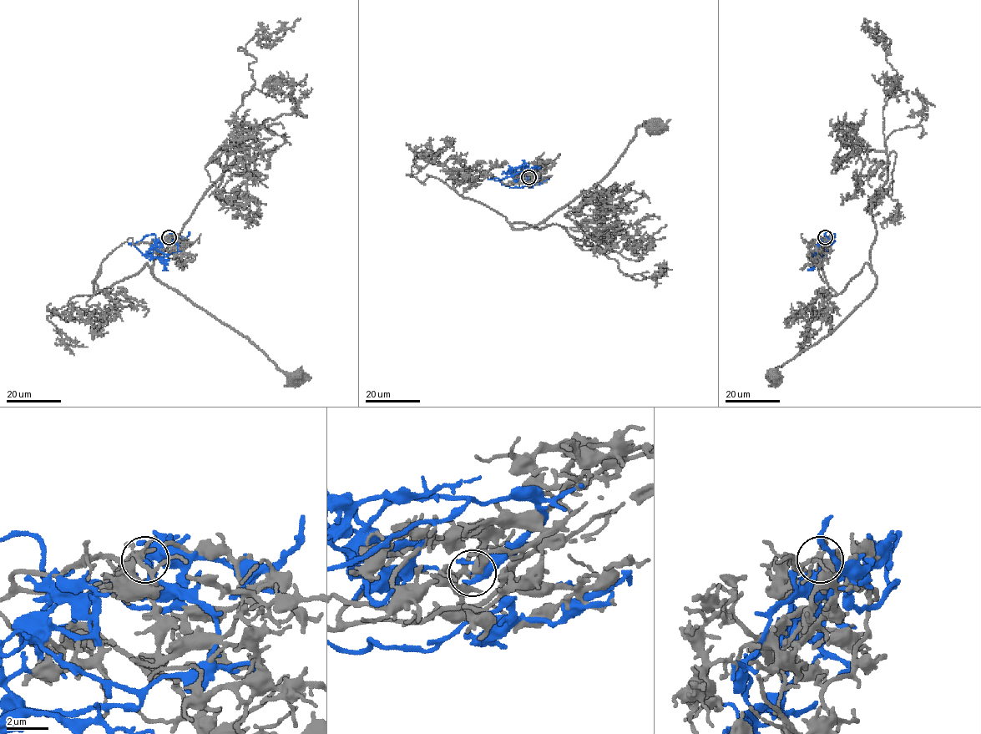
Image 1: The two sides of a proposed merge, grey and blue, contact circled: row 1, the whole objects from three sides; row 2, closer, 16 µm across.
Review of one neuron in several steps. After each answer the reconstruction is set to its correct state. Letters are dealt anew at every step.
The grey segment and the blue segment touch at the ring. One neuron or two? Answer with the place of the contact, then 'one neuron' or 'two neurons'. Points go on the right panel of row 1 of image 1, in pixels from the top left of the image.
(825, 237) | two neurons

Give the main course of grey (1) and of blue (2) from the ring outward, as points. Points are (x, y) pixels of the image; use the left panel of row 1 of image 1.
1: (169, 237), (138, 244), (129, 237), (101, 262), (93, 289), (110, 287), (146, 262), (155, 276), (295, 377)
2: (169, 237), (178, 249), (168, 256), (145, 255), (134, 245), (153, 235), (157, 240), (172, 243), (189, 231)

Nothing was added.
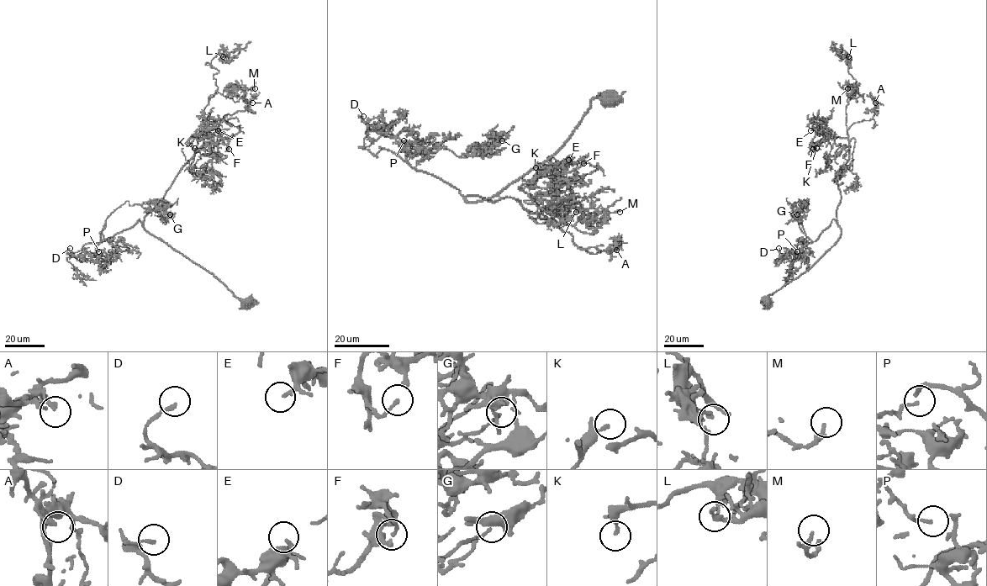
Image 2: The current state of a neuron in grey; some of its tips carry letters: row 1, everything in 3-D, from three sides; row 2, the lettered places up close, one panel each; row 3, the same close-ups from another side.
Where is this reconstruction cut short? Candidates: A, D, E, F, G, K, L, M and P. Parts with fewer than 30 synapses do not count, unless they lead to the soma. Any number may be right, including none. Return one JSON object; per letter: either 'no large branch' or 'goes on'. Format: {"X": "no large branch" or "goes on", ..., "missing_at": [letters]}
{"A": "no large branch", "D": "no large branch", "E": "no large branch", "F": "no large branch", "G": "no large branch", "K": "no large branch", "L": "no large branch", "M": "no large branch", "P": "no large branch", "missing_at": []}

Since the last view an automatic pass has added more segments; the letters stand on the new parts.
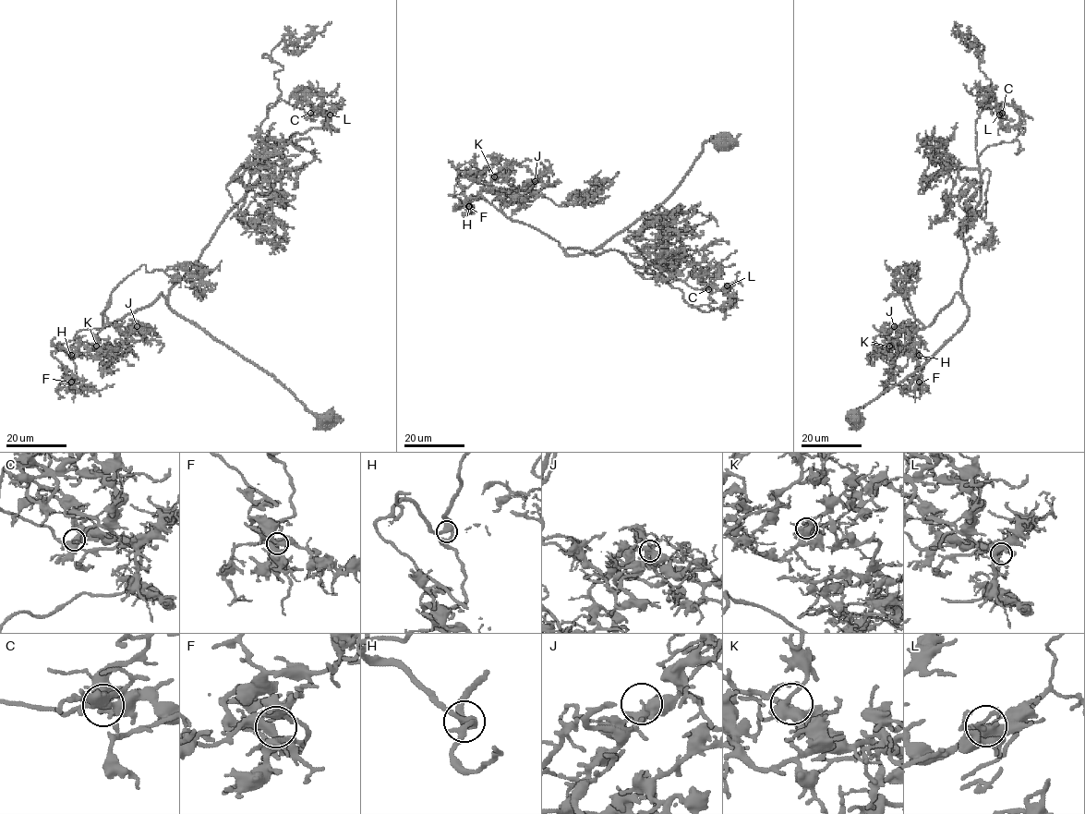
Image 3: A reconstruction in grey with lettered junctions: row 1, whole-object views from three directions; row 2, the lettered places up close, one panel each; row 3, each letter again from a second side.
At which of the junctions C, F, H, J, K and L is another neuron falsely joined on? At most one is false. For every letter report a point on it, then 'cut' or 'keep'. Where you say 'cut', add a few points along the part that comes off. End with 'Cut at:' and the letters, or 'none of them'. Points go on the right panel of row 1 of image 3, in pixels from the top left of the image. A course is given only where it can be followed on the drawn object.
C: (1002, 113) | keep
F: (919, 382) | keep
H: (919, 355) | keep
J: (894, 326) | keep
K: (889, 346) | keep
L: (999, 115) | keep
Cut at: none of them

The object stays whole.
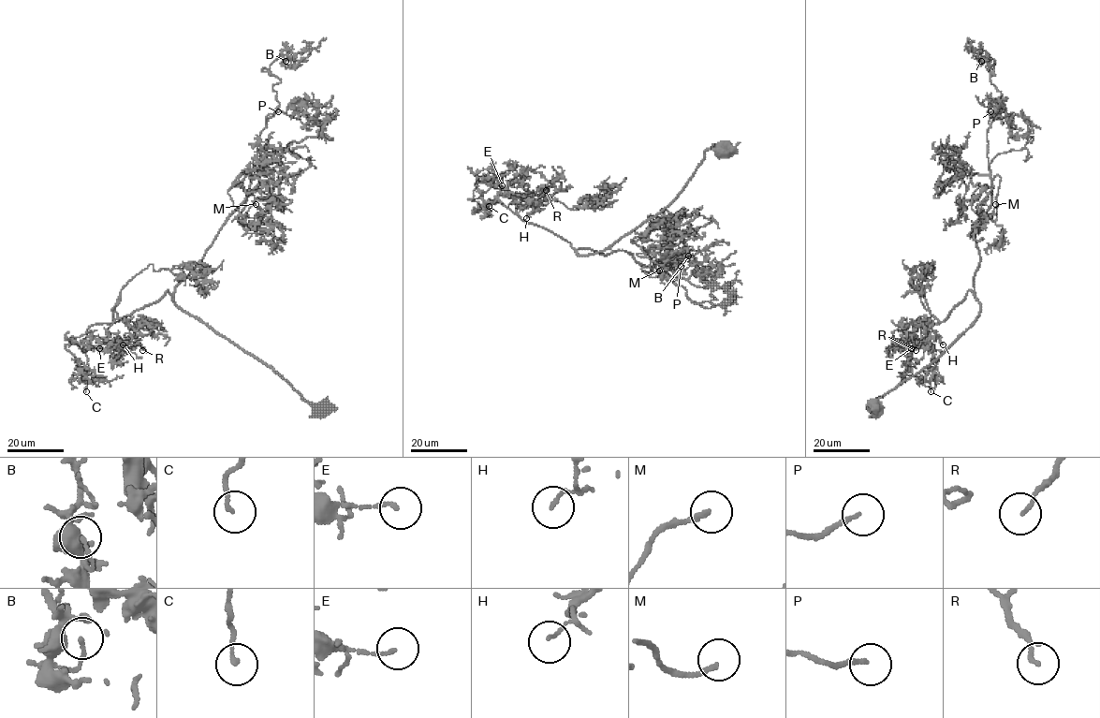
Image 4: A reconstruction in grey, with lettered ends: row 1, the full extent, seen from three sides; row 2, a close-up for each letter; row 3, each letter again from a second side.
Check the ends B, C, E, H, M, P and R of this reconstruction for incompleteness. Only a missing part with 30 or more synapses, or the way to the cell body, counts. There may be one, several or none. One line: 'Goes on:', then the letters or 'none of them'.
Goes on: M, P

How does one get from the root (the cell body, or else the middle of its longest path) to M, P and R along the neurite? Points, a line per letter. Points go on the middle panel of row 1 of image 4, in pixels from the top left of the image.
M: (725, 149), (708, 149), (652, 217), (600, 252), (577, 250), (625, 251), (662, 275), (642, 271), (659, 271)
P: (725, 149), (708, 149), (652, 217), (600, 252), (577, 250), (681, 266)
R: (725, 149), (708, 149), (668, 205), (595, 253), (580, 256), (521, 218), (516, 207), (538, 207), (546, 190)

